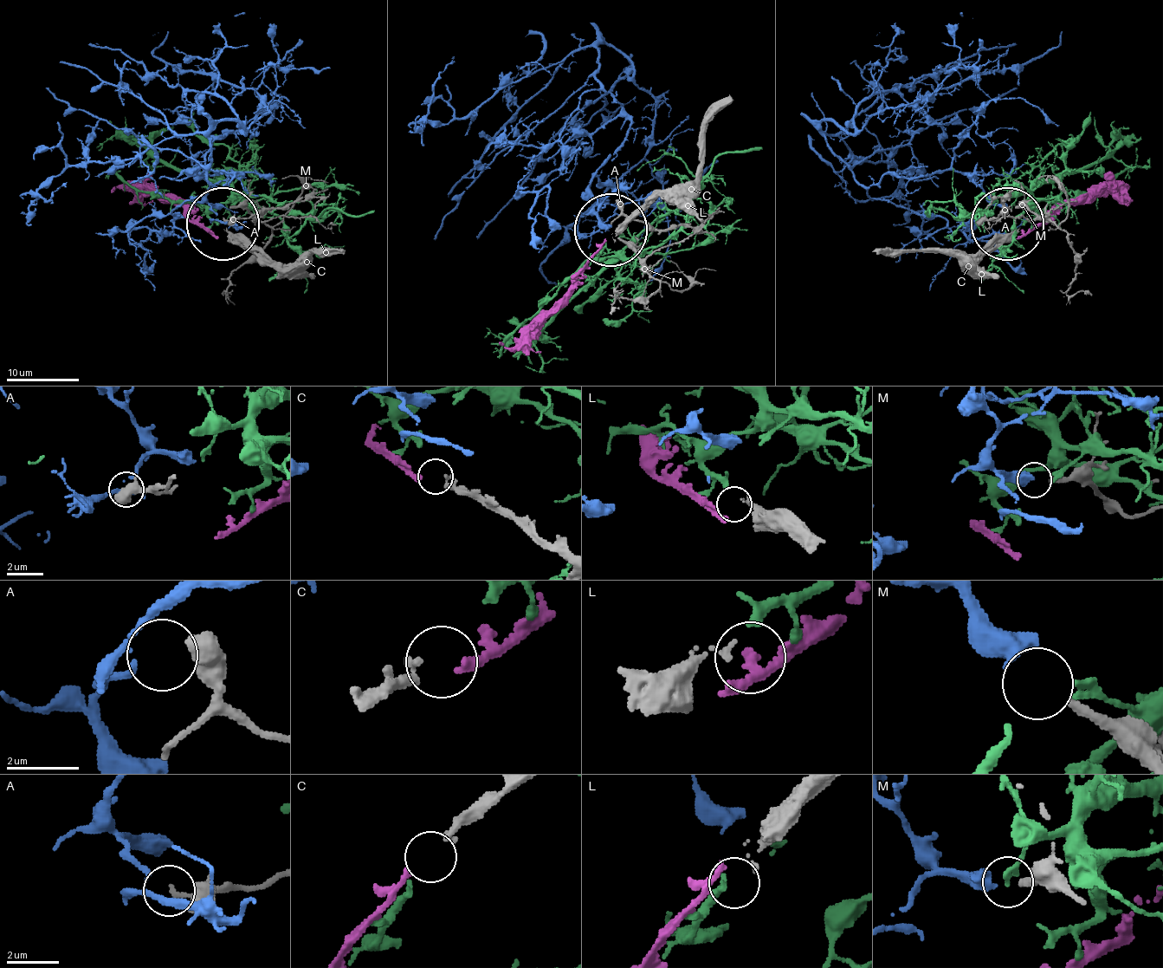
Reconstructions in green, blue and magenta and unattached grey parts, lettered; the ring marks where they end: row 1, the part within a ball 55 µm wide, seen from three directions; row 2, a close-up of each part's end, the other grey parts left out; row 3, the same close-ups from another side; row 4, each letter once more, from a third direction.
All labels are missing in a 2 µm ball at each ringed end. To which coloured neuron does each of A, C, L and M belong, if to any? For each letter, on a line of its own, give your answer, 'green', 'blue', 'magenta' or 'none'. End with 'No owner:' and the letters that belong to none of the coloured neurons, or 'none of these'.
A: none
C: magenta
L: none
M: blue
No owner: A, L

